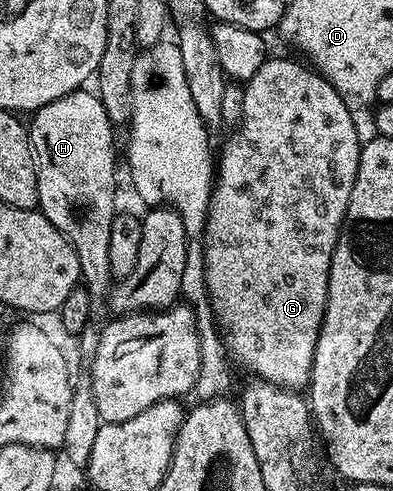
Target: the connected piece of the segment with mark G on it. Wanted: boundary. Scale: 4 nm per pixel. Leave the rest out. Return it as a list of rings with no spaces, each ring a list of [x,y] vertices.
[[[259,69],[243,86],[244,102],[242,103],[242,119],[238,131],[218,153],[218,164],[214,169],[212,198],[208,207],[208,218],[204,228],[204,270],[206,271],[206,287],[208,299],[212,303],[212,313],[216,324],[222,330],[225,350],[237,366],[241,365],[253,378],[268,381],[283,389],[297,391],[307,390],[308,380],[312,374],[314,347],[318,343],[320,328],[324,322],[326,299],[328,298],[328,280],[330,279],[330,263],[334,255],[336,240],[346,215],[346,207],[350,203],[350,191],[354,187],[354,179],[358,175],[358,159],[361,143],[358,131],[354,131],[352,112],[340,97],[340,92],[319,72],[308,69]]]

